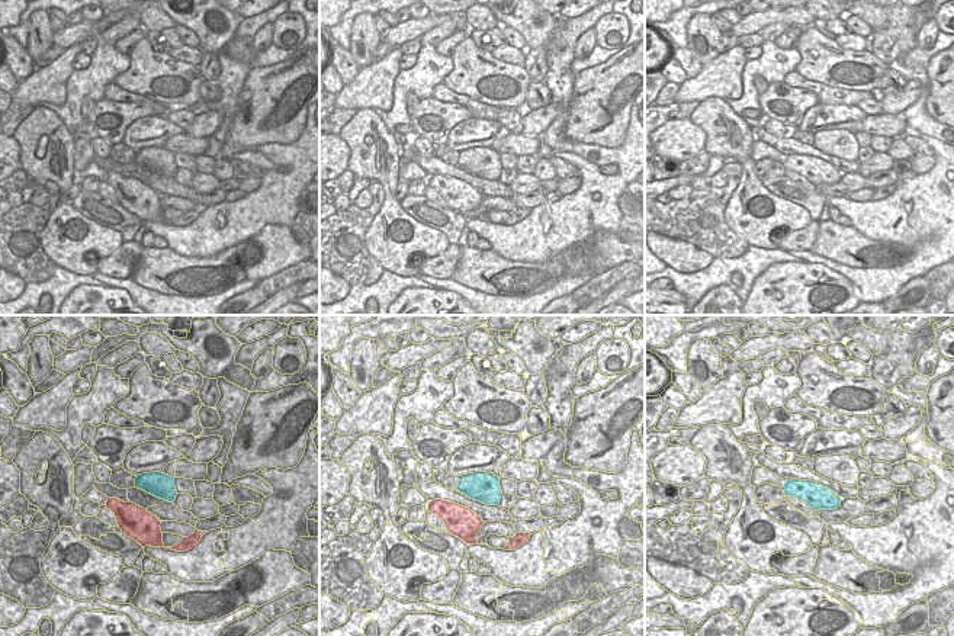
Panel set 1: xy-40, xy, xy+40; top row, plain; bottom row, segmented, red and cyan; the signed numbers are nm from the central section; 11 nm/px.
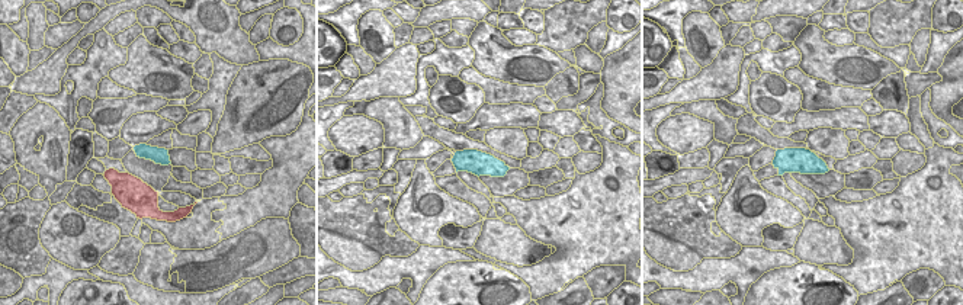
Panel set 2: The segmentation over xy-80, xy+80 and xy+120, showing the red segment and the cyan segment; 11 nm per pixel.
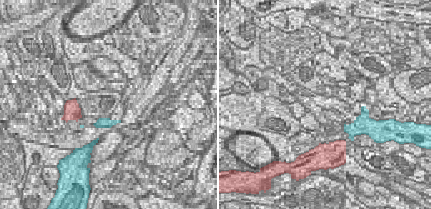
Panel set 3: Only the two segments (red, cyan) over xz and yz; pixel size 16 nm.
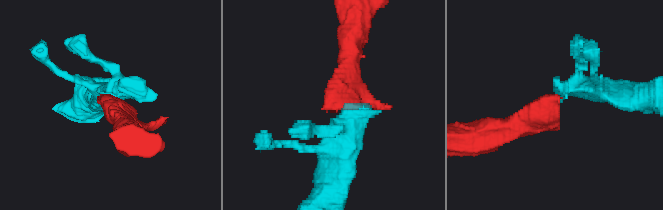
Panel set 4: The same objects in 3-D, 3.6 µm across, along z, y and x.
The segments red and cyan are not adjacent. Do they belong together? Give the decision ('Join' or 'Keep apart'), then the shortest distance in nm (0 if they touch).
Join. Distance 120 nm.

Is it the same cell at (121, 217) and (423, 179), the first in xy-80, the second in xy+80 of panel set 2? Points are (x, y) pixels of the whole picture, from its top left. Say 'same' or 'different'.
same

